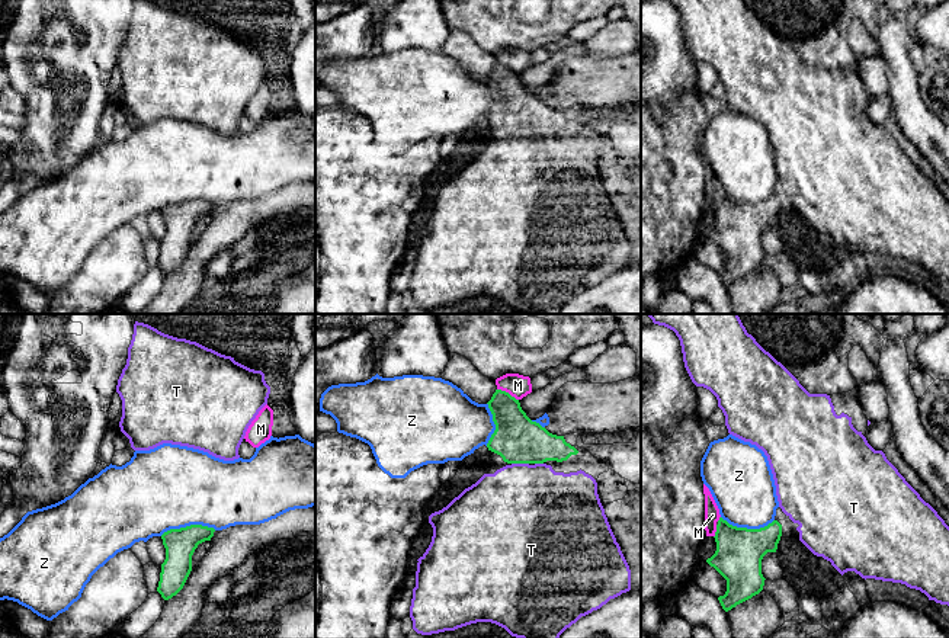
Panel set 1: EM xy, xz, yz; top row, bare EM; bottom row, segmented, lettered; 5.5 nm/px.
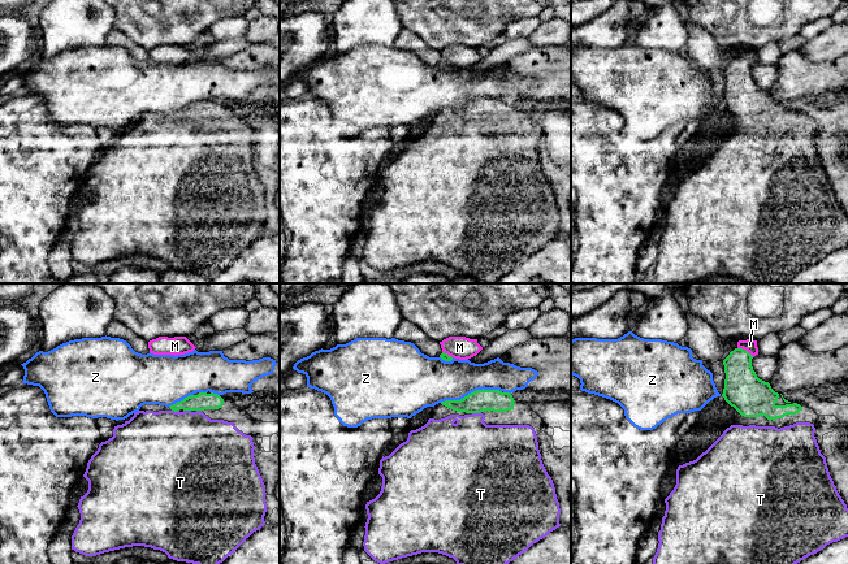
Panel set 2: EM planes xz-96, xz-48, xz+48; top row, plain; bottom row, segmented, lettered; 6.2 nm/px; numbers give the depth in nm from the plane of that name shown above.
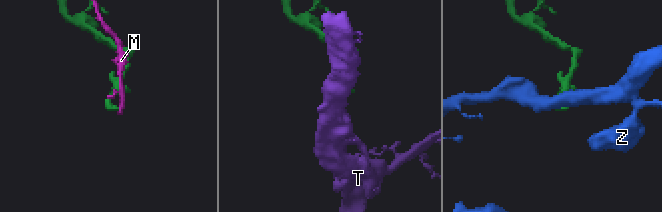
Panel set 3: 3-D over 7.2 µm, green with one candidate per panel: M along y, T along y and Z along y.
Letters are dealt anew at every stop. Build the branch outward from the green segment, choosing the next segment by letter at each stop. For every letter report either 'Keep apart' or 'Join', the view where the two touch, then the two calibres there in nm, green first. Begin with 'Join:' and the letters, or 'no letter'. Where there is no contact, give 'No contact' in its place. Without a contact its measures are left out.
Join: T
M: Keep apart. Touches green in xz. Thickness 240 nm (green) against 130 nm
T: Join. Touches green in xz. Thickness 260 nm (green) against 480 nm
Z: Keep apart. Touches green in xy. Thickness 170 nm (green) against 460 nm

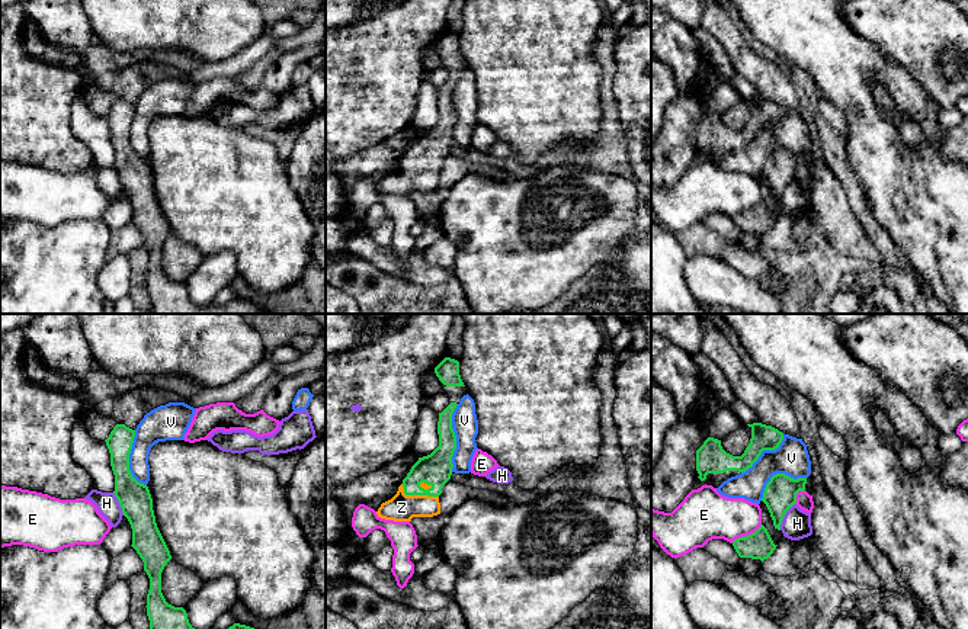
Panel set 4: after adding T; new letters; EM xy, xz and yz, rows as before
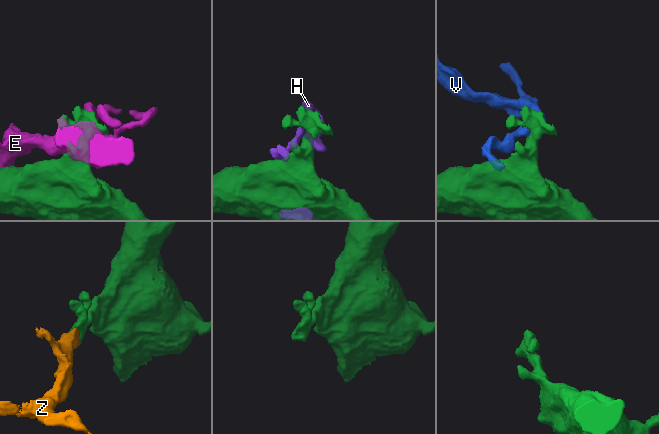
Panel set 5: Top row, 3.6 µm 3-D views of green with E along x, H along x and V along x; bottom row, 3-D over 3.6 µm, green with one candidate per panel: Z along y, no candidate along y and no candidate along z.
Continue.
Join: Z
E: Keep apart. Touches green in yz. Thickness 160 nm (green) against 260 nm
H: Keep apart. Touches green in yz. Thickness 180 nm (green) against 160 nm
V: Keep apart. Touches green in xz. Thickness 180 nm (green) against 140 nm
Z: Join. Touches green in xz. Thickness 180 nm (green) against 150 nm

